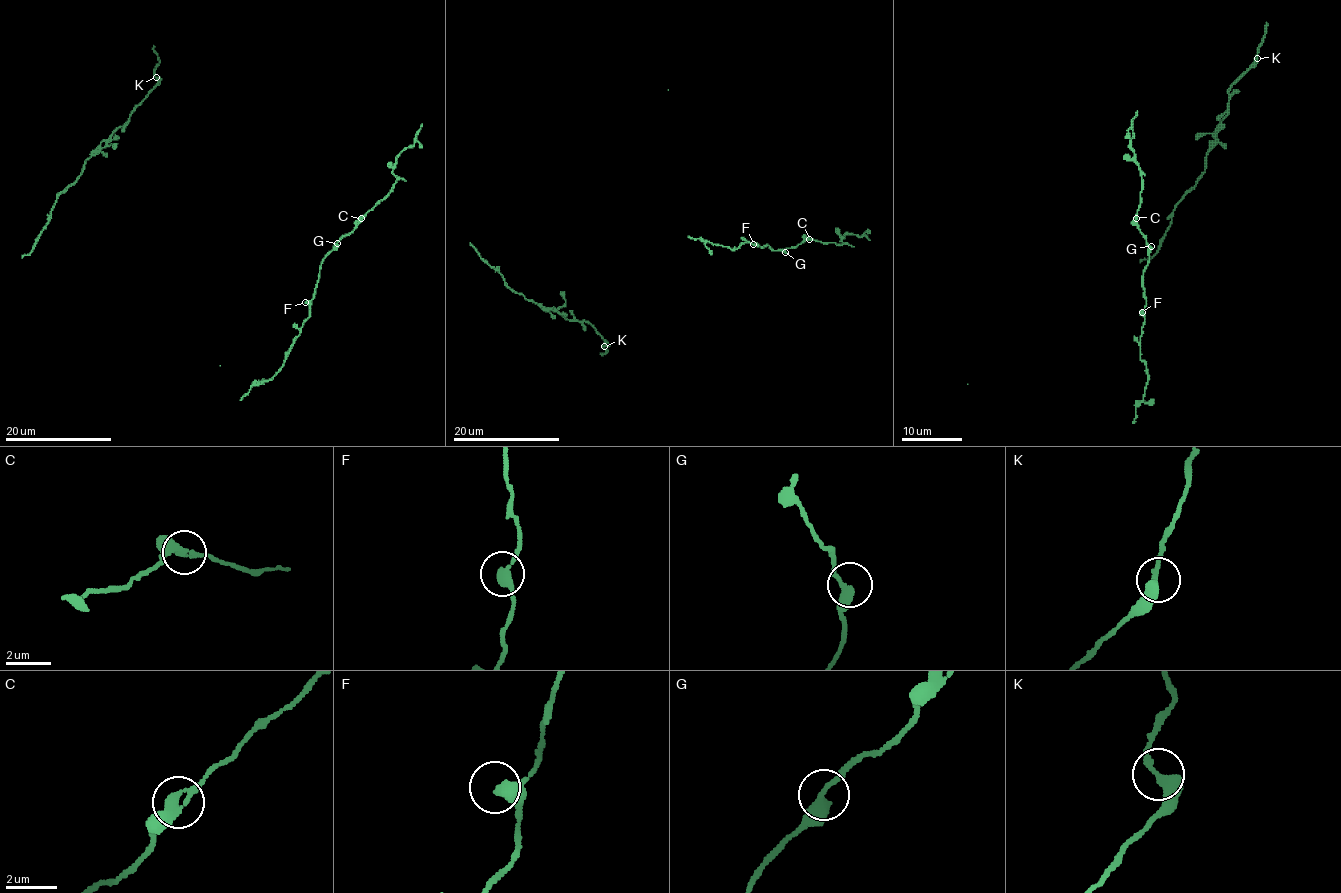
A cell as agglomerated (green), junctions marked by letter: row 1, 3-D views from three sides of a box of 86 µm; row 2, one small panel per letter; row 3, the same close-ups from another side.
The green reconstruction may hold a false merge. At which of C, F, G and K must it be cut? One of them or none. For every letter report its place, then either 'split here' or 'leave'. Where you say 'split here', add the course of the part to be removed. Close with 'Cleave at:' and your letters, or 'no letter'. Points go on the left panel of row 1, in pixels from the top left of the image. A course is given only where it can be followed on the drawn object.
C: at (361, 218); leave
F: at (305, 302); leave
G: at (337, 243); leave
K: at (156, 77); leave
Cleave at: no letter

